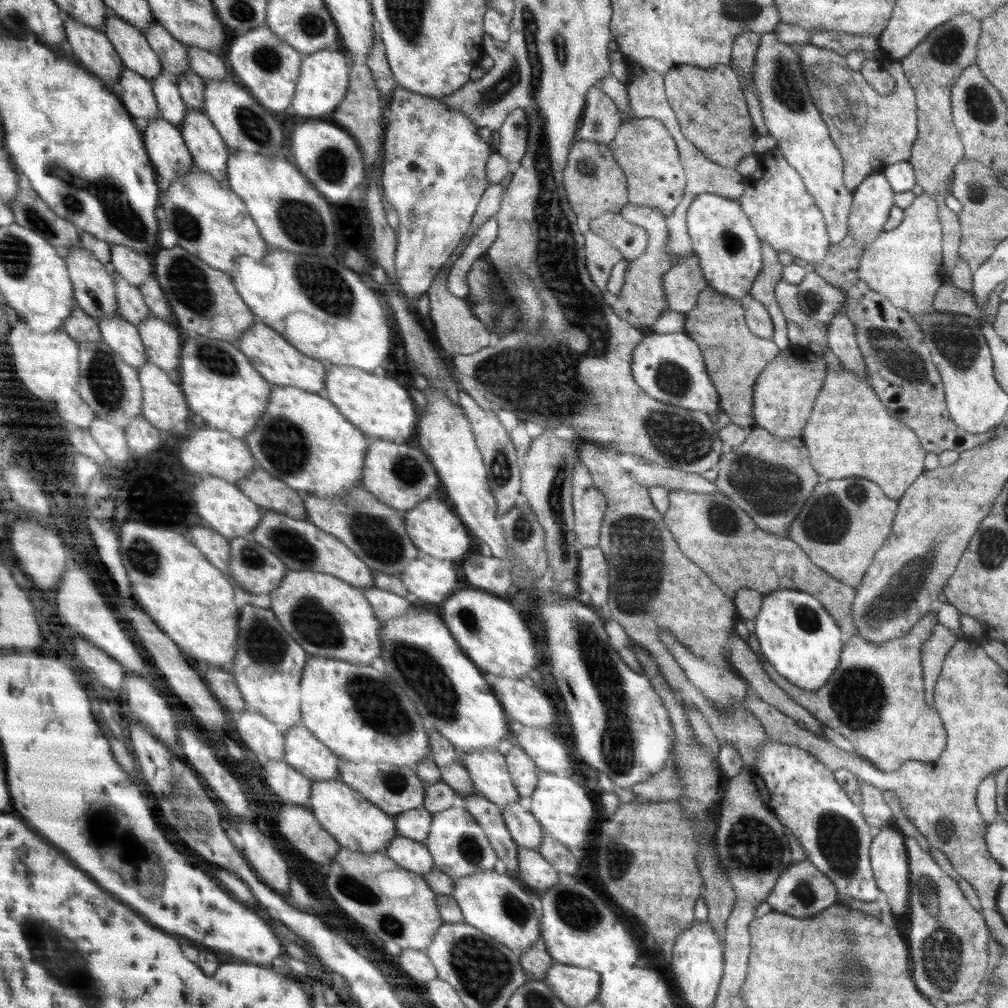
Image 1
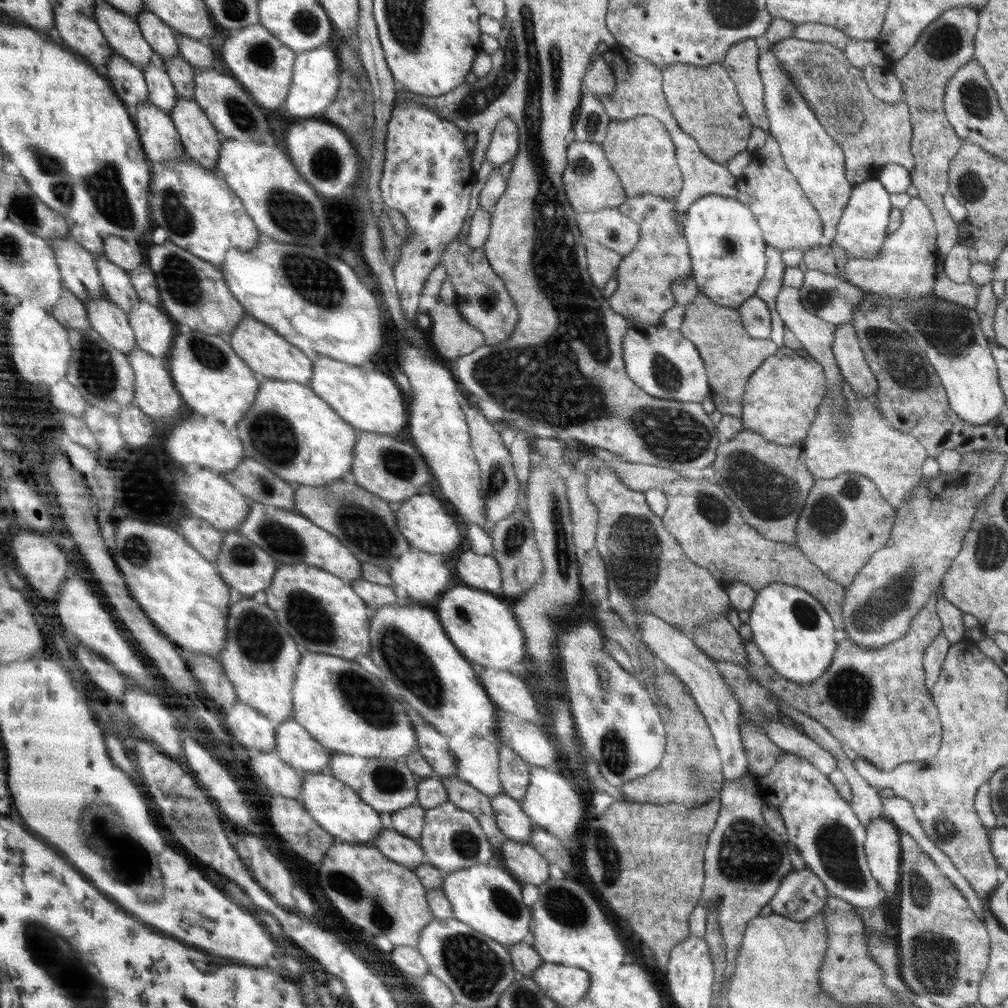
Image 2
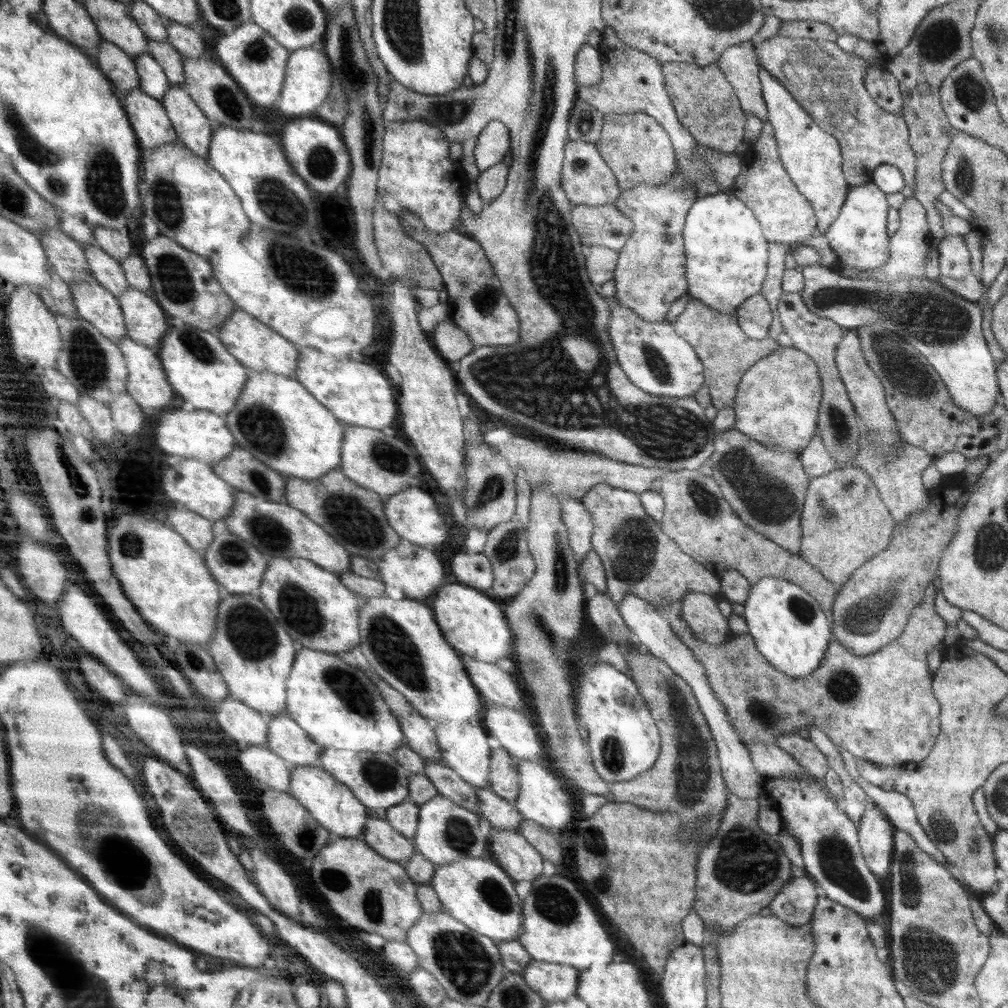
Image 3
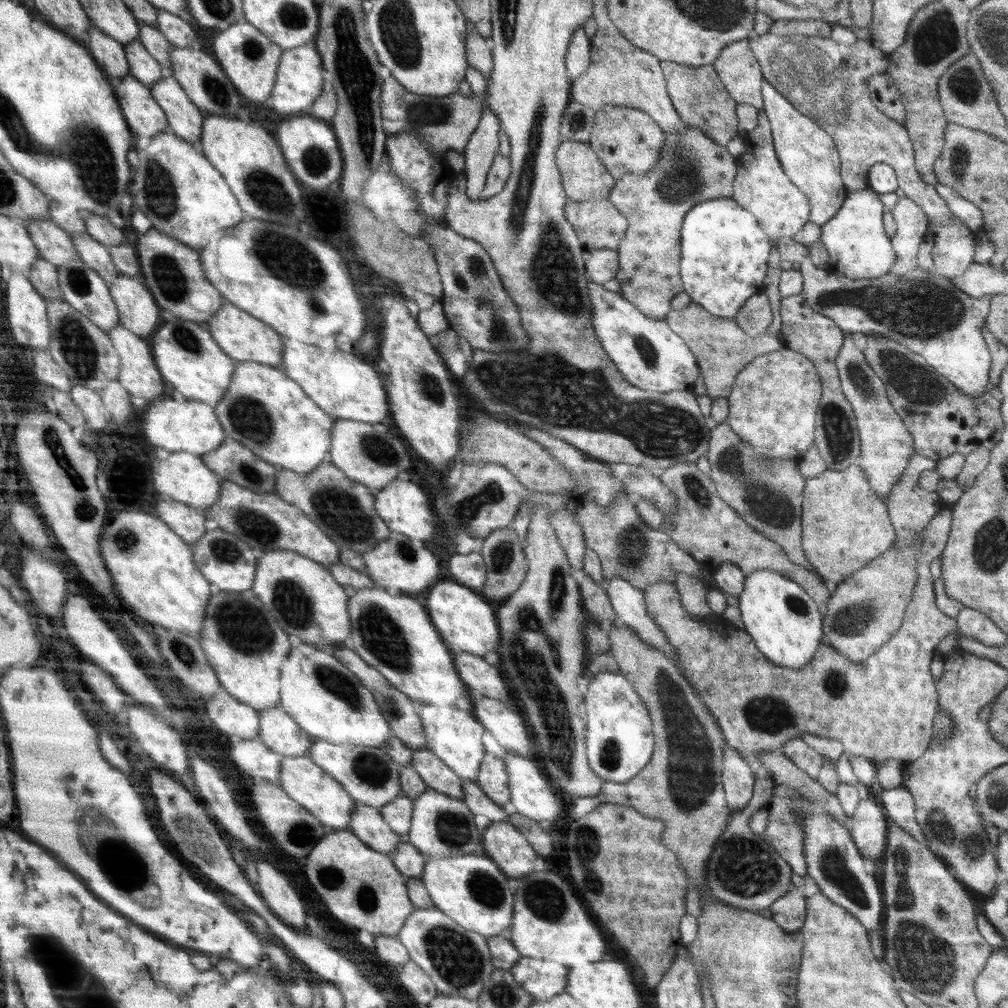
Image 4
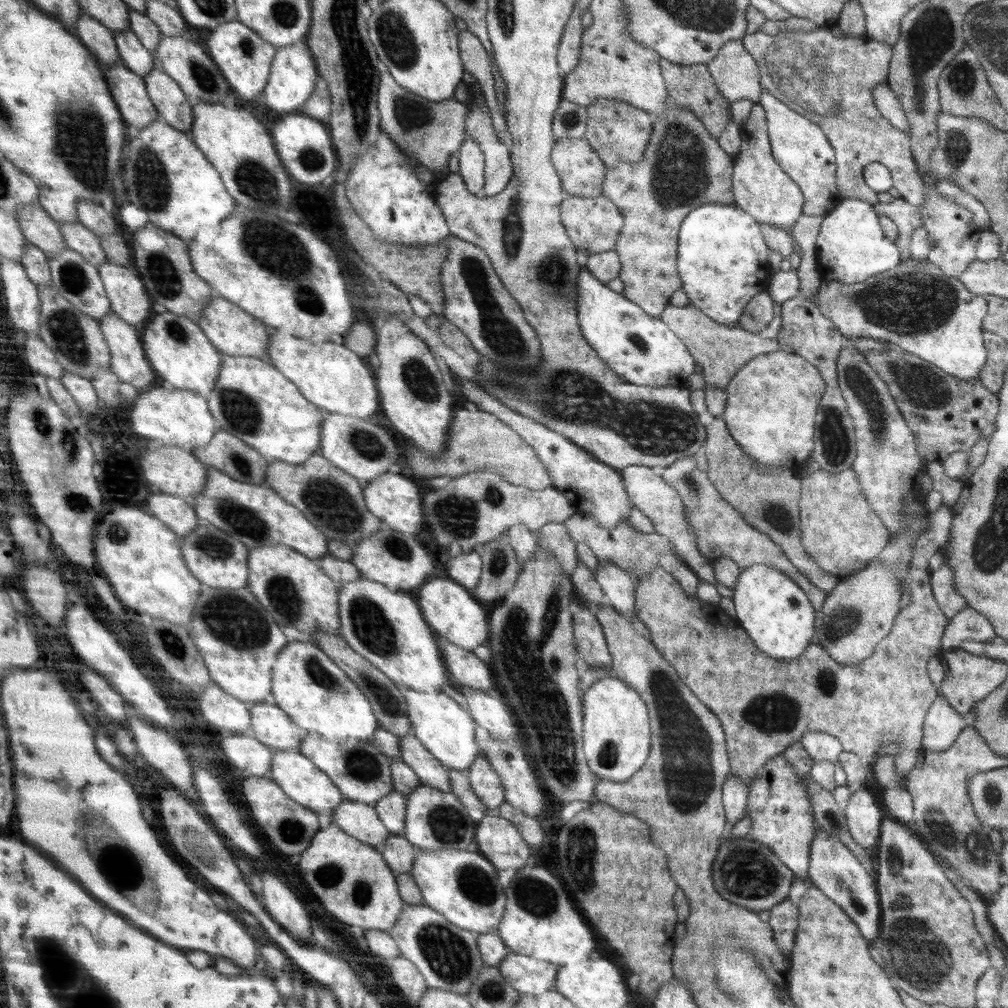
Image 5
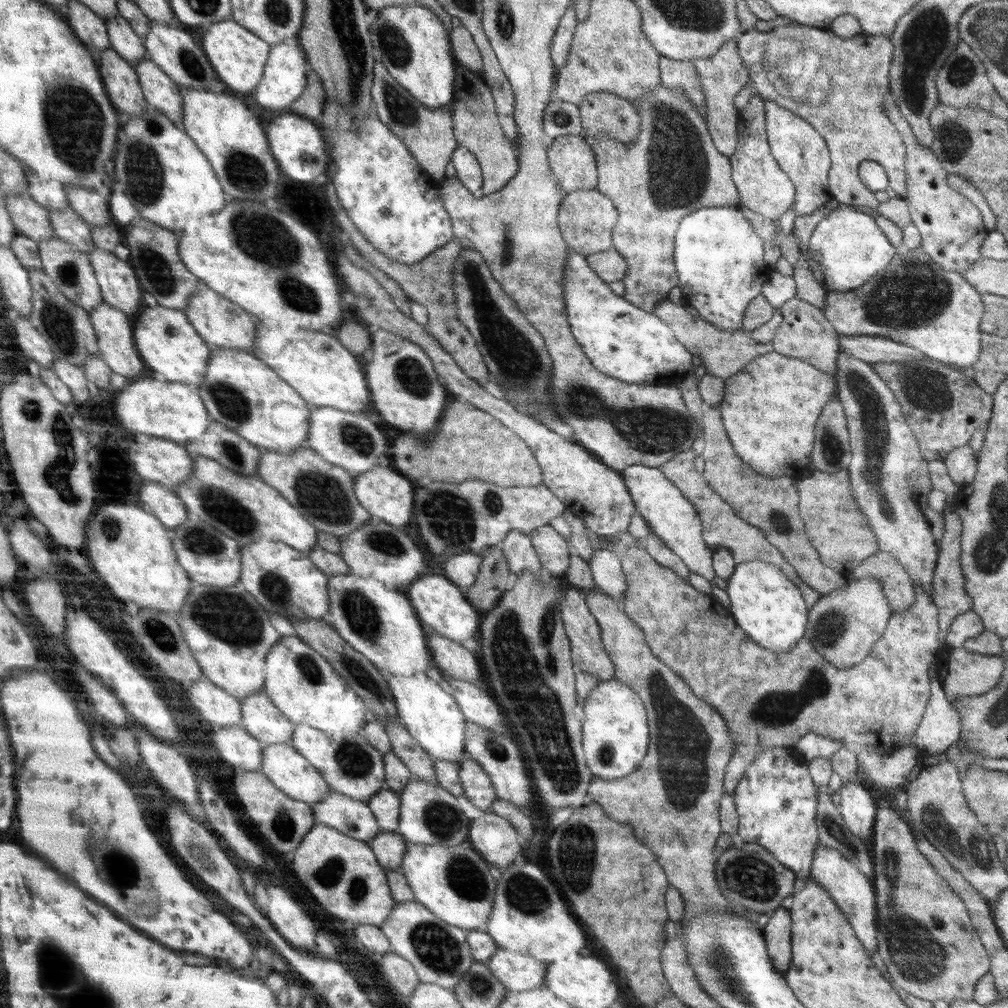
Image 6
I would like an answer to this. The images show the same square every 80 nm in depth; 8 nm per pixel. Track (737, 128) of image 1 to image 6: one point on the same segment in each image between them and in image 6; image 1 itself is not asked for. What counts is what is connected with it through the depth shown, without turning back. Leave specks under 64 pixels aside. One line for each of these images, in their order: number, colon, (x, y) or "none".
2: (704, 100)
3: (705, 102)
4: (698, 95)
5: (691, 86)
6: (682, 74)

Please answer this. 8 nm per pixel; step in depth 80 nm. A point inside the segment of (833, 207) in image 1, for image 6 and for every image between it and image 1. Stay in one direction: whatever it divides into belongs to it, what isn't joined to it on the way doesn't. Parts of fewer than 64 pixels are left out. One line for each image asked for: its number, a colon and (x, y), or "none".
2: (817, 161)
3: (812, 158)
4: (807, 153)
5: (800, 147)
6: (799, 150)

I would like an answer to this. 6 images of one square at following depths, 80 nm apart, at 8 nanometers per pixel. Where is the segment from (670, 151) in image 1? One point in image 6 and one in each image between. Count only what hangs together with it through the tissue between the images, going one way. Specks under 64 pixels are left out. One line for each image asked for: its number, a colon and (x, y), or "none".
2: (641, 151)
3: (635, 146)
4: (625, 139)
5: (616, 130)
6: (600, 112)

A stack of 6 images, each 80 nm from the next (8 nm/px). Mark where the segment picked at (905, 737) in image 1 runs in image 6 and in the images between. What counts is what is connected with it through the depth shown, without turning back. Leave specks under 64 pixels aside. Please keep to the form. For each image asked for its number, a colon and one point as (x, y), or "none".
2: (876, 701)
3: (880, 707)
4: (888, 711)
5: (878, 706)
6: (768, 699)

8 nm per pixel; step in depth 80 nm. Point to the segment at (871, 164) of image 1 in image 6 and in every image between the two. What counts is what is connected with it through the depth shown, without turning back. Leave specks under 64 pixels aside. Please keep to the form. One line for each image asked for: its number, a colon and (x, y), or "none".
2: (872, 133)
3: (828, 83)
4: (827, 81)
5: (829, 78)
6: (838, 85)

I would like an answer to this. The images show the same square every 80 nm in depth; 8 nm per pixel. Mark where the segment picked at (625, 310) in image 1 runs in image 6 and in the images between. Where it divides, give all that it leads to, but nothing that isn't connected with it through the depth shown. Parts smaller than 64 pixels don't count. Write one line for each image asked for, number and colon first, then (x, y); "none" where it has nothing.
2: (645, 276)
3: (650, 275)
4: (692, 168)
5: (683, 167)
6: (671, 168)

